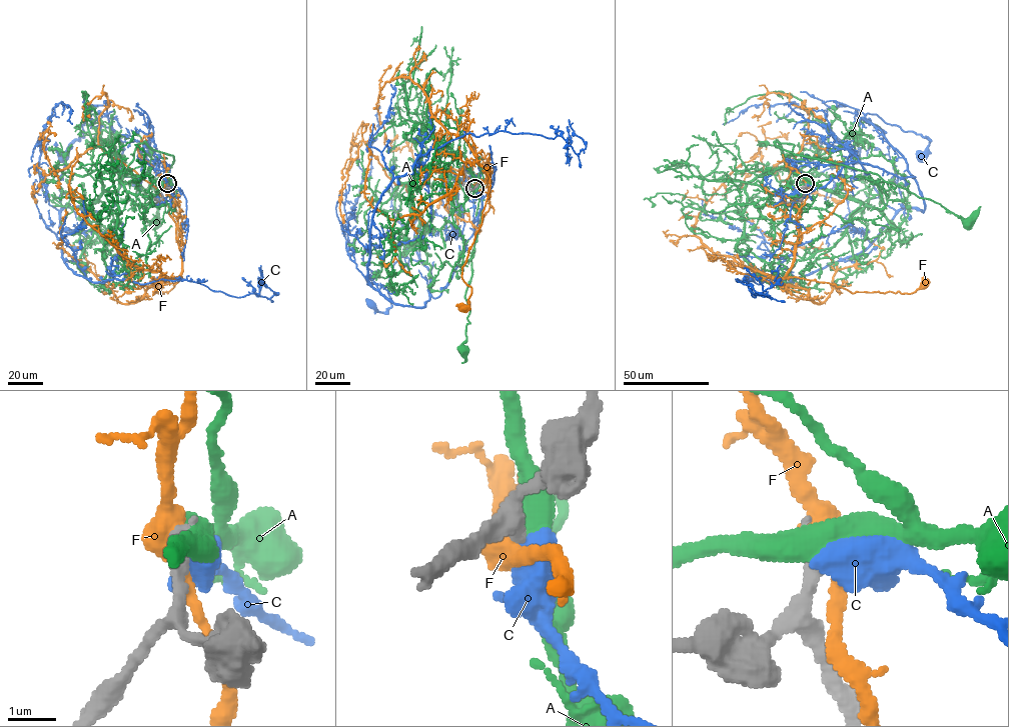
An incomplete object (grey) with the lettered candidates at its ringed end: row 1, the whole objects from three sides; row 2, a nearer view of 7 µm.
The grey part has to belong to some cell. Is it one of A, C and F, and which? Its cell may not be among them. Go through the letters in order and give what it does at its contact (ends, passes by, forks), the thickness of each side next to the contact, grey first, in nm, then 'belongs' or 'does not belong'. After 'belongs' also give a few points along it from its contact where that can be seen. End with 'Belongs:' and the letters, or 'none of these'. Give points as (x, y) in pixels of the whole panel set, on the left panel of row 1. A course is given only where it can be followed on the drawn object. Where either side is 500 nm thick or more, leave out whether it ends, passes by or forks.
A: calibres 340 and 500 nm; does not belong
C: calibres 360 and 650 nm; does not belong
F: calibres 360 and 500 nm; does not belong
Belongs: none of these

